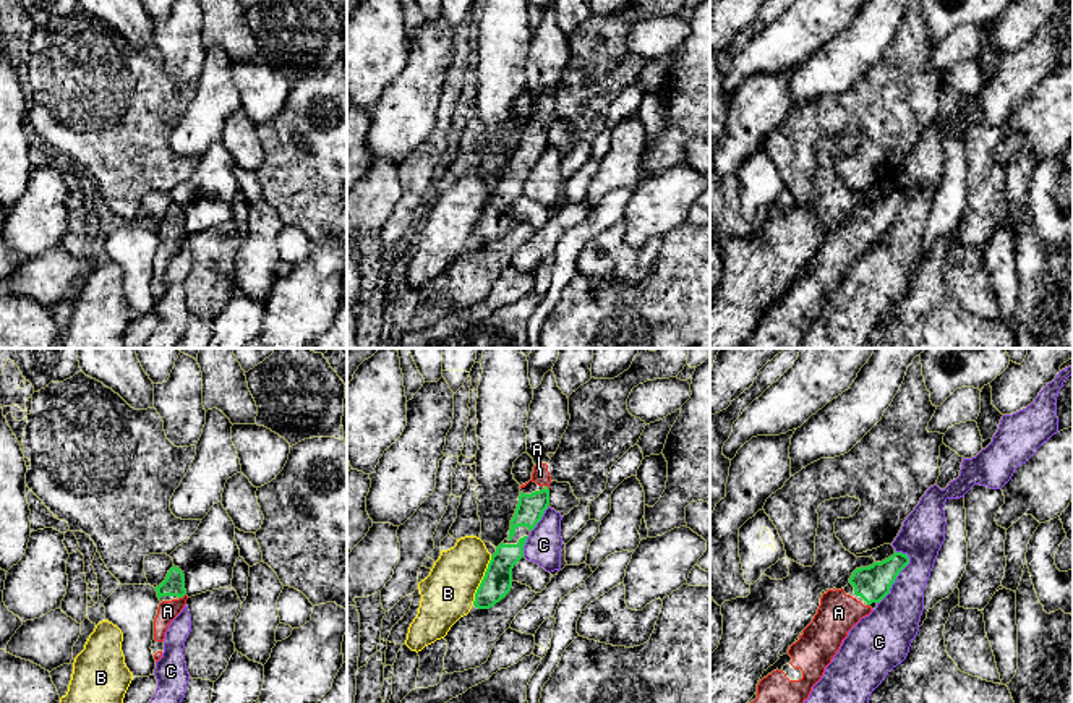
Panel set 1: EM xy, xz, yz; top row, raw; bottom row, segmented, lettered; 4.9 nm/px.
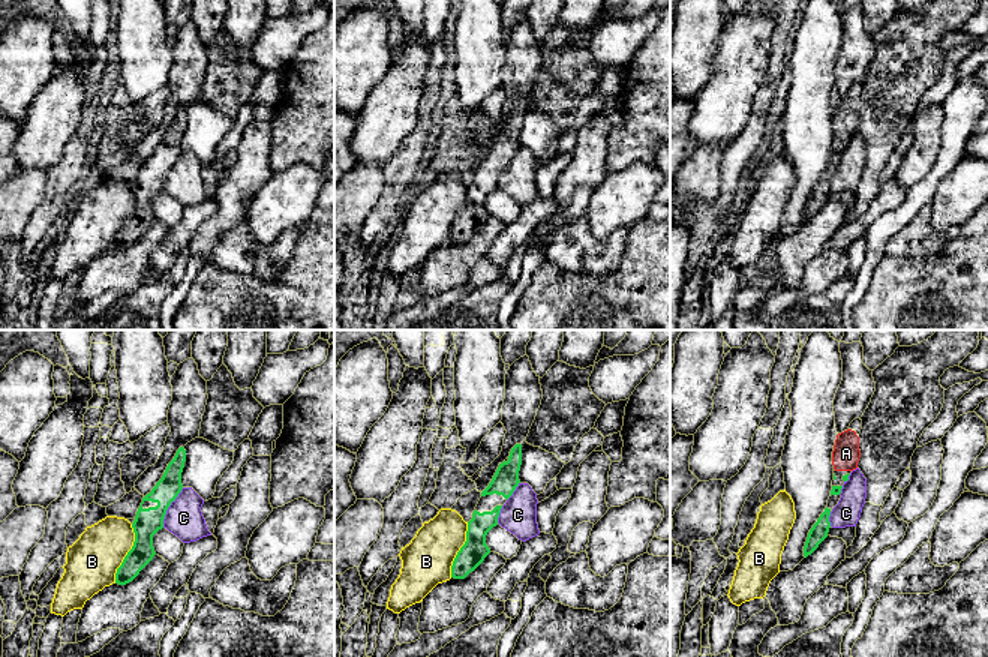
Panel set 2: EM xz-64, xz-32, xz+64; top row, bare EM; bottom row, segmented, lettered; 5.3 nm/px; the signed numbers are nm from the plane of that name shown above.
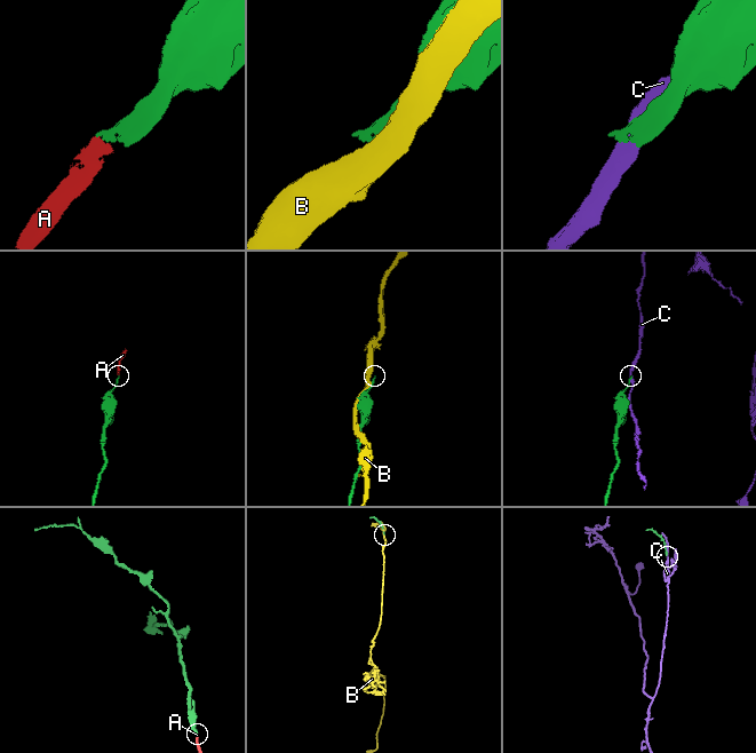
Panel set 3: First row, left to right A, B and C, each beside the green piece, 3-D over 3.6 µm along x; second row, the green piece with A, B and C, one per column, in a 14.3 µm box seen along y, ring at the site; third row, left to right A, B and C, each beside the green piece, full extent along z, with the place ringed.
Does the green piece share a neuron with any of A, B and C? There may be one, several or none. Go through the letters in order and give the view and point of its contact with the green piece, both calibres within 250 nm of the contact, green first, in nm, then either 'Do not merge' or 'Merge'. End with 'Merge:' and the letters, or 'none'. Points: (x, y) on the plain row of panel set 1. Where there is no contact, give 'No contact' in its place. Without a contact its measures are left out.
A: Touches green at xy (182, 234). Thickness 110 nm (green) against 100 nm. Merge
B: Touches green at xz (482, 217). Thickness 150 nm (green) against 260 nm. Do not merge
C: Touches green at yz (895, 216). Thickness 180 nm (green) against 260 nm. Do not merge
Merge: A

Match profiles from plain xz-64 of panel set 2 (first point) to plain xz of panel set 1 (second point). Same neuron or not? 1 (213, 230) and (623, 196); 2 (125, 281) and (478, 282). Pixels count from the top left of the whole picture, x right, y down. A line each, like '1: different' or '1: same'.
1: different
2: same

